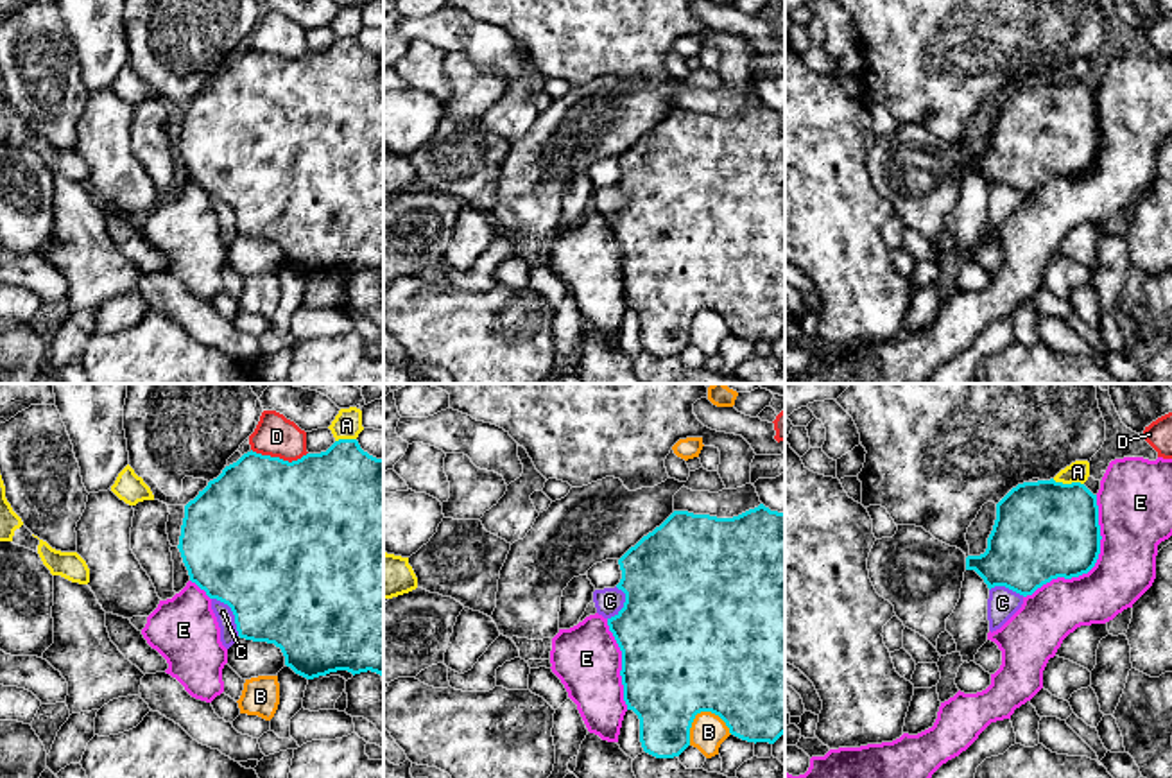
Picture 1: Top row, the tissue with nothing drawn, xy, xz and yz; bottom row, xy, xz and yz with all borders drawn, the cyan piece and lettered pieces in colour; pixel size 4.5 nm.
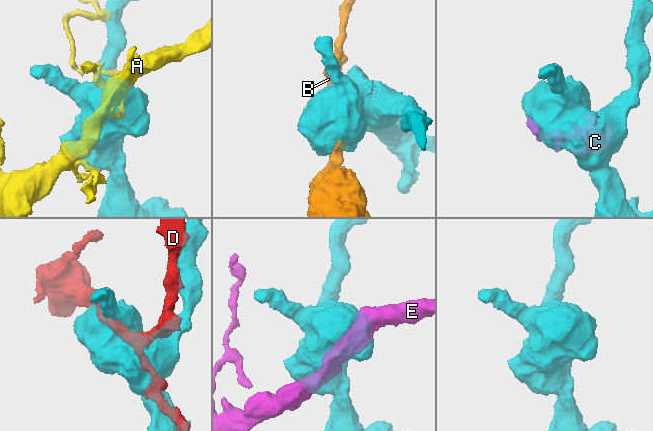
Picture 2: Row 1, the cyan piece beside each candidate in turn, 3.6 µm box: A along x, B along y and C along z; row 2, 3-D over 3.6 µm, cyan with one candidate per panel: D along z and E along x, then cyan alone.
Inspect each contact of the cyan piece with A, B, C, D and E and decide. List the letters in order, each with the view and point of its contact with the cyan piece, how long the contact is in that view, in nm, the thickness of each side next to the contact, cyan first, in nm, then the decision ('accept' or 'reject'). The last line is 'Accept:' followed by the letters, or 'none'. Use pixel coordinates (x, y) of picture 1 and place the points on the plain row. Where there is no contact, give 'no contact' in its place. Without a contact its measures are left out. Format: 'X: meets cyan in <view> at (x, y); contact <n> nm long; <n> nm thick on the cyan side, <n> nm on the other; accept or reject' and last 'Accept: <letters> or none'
A: meets cyan in yz at (1068, 83); contact 150 nm long; 440 nm thick on the cyan side, 100 nm on the other; reject
B: meets cyan in xz at (701, 309); contact 200 nm long; 500 nm thick on the cyan side, 160 nm on the other; reject
C: meets cyan in xy at (233, 212); contact 220 nm long; 500 nm thick on the cyan side, 80 nm on the other; reject
D: meets cyan in xy at (278, 56); contact 260 nm long; 500 nm thick on the cyan side, 190 nm on the other; reject
E: meets cyan in yz at (1094, 164); contact 550 nm long; 440 nm thick on the cyan side, 280 nm on the other; accept
Accept: E

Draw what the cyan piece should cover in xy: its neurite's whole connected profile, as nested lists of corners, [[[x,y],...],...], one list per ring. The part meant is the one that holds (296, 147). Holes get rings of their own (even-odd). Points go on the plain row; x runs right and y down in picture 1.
[[[339,38],[326,50],[306,52],[292,61],[253,48],[244,52],[185,104],[177,147],[190,179],[204,188],[210,197],[231,206],[238,235],[274,242],[281,247],[285,264],[296,272],[314,278],[337,269],[348,269],[353,274],[371,269],[380,272],[383,280],[383,57],[364,50],[357,38]]]

